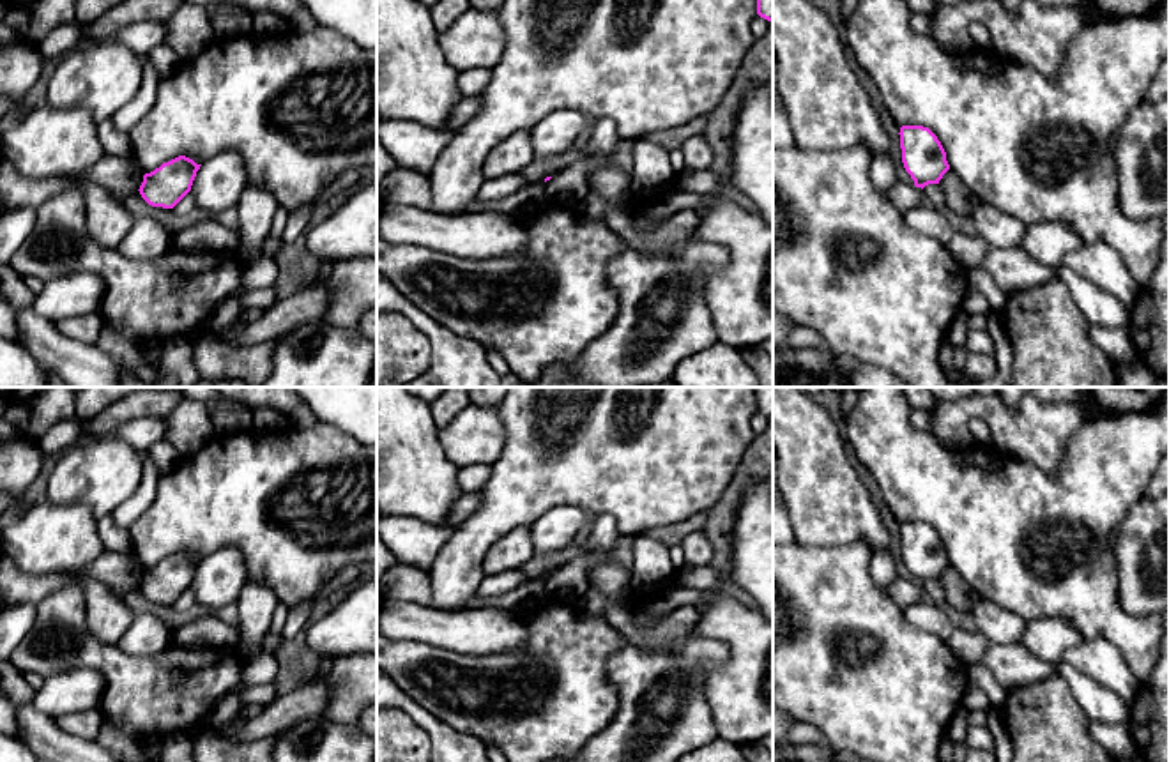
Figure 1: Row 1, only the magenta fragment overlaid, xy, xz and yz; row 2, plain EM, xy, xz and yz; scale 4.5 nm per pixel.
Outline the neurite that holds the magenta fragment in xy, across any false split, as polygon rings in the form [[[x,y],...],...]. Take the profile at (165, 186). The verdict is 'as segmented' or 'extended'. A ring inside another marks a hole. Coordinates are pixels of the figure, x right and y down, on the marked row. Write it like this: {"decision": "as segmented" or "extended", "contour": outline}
{"decision": "as segmented", "contour": [[[179,156],[145,173],[138,191],[149,205],[173,209],[191,191],[200,166],[186,156]]]}

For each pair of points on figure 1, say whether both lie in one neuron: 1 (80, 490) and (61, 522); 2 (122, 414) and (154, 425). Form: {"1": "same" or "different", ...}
{"1": "different", "2": "different"}

